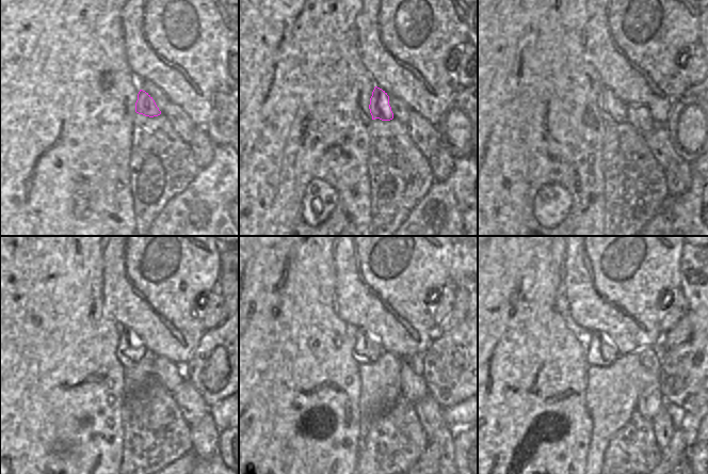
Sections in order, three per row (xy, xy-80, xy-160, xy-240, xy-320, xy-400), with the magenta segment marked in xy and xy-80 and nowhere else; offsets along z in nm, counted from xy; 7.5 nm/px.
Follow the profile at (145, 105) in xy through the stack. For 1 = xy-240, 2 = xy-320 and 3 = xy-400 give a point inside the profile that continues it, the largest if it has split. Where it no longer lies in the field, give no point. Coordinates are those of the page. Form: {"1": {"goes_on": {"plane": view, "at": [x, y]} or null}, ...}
{"1": {"goes_on": {"plane": "xy-240", "at": [135, 350]}}, "2": {"goes_on": {"plane": "xy-320", "at": [366, 349]}}, "3": {"goes_on": {"plane": "xy-400", "at": [600, 352]}}}

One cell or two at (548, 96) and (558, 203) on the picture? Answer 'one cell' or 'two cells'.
one cell

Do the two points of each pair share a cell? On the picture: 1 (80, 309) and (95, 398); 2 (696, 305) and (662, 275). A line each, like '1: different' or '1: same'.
1: same
2: different

